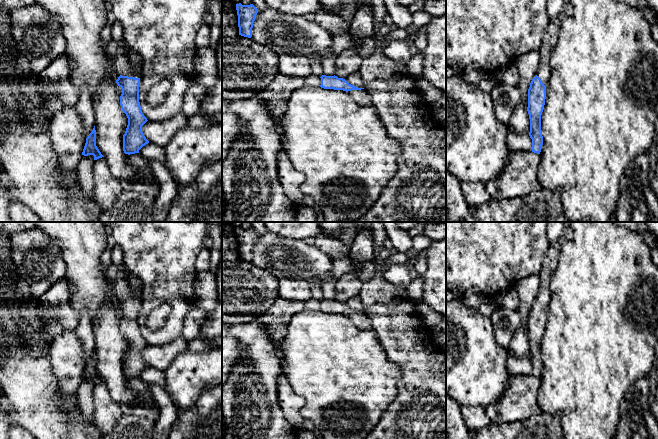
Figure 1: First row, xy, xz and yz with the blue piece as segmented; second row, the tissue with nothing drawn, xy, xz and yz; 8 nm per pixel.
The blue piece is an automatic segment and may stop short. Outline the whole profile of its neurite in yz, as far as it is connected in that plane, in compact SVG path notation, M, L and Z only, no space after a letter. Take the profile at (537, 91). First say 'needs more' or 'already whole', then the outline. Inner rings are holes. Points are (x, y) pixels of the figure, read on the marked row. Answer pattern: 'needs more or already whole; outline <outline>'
needs more; outline M558 17L550 18L539 48L540 61L536 76L532 79L528 89L527 111L530 119L529 136L532 139L532 152L540 154L543 145L541 130L541 115L546 99L546 85L550 78L550 57L555 47L561 27Z

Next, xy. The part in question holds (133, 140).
needs more; outline M111 40L107 44L108 61L120 75L116 80L122 89L120 105L128 118L128 125L123 135L123 151L125 154L139 153L139 150L149 143L142 132L142 126L148 121L141 110L139 102L140 78L143 67L135 67L128 60L128 52L132 51L125 40Z

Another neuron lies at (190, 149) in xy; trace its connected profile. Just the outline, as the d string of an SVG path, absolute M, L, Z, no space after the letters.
M222 123L182 128L164 148L165 167L179 188L193 181L208 162L222 159Z

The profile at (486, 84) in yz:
M486 77L479 82L478 86L481 90L490 93L494 87L494 80Z

